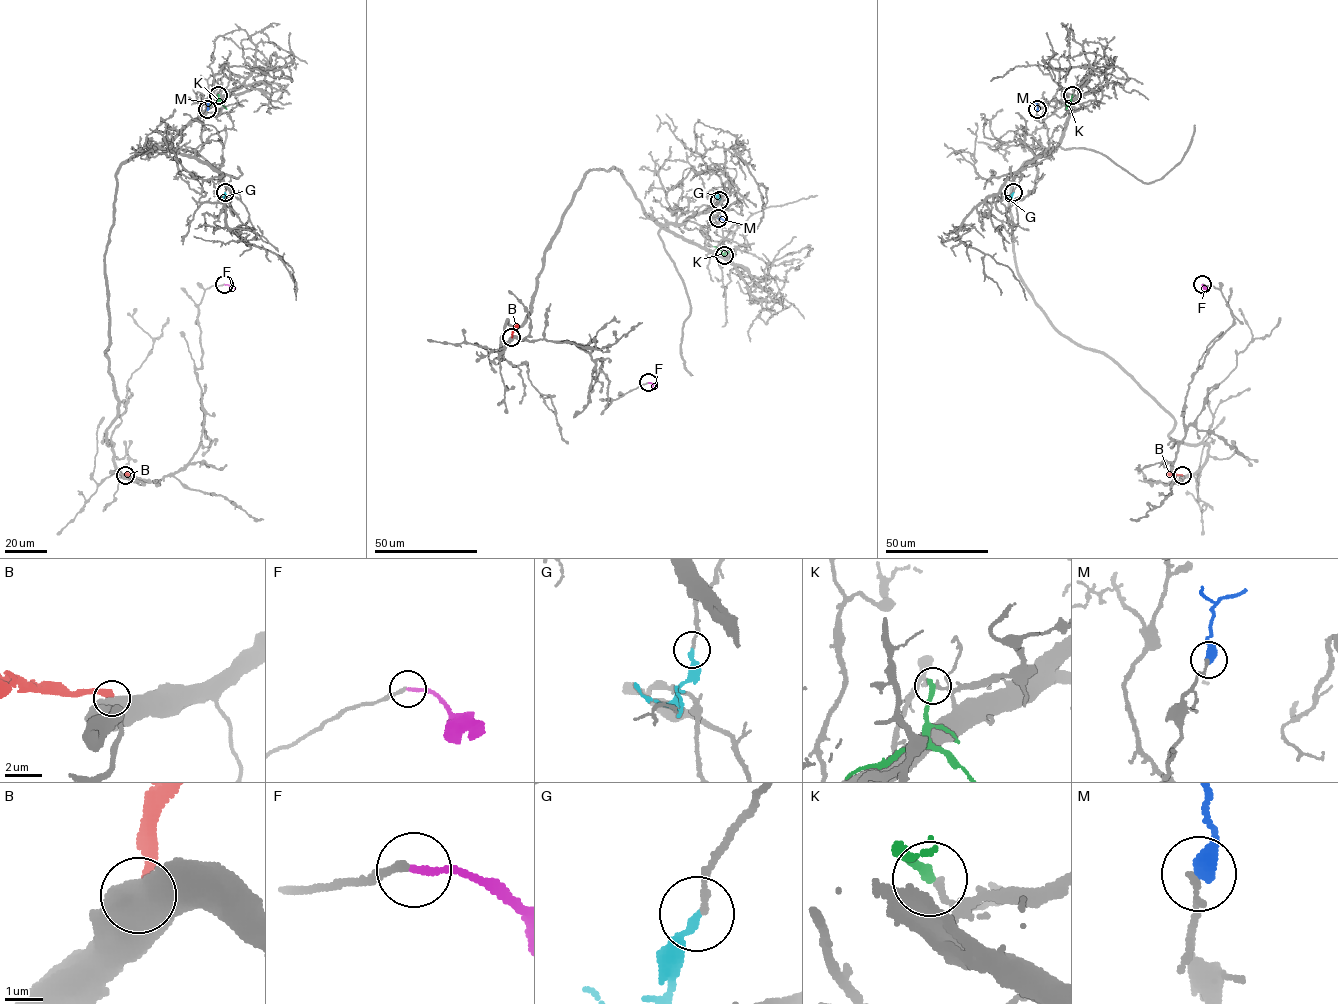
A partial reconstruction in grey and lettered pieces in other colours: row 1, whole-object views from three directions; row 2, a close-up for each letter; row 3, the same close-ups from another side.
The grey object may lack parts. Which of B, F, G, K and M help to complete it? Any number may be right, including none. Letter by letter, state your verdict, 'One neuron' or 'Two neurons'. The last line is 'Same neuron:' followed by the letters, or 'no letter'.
B: Two neurons
F: One neuron
G: One neuron
K: Two neurons
M: Two neurons
Same neuron: F, G

